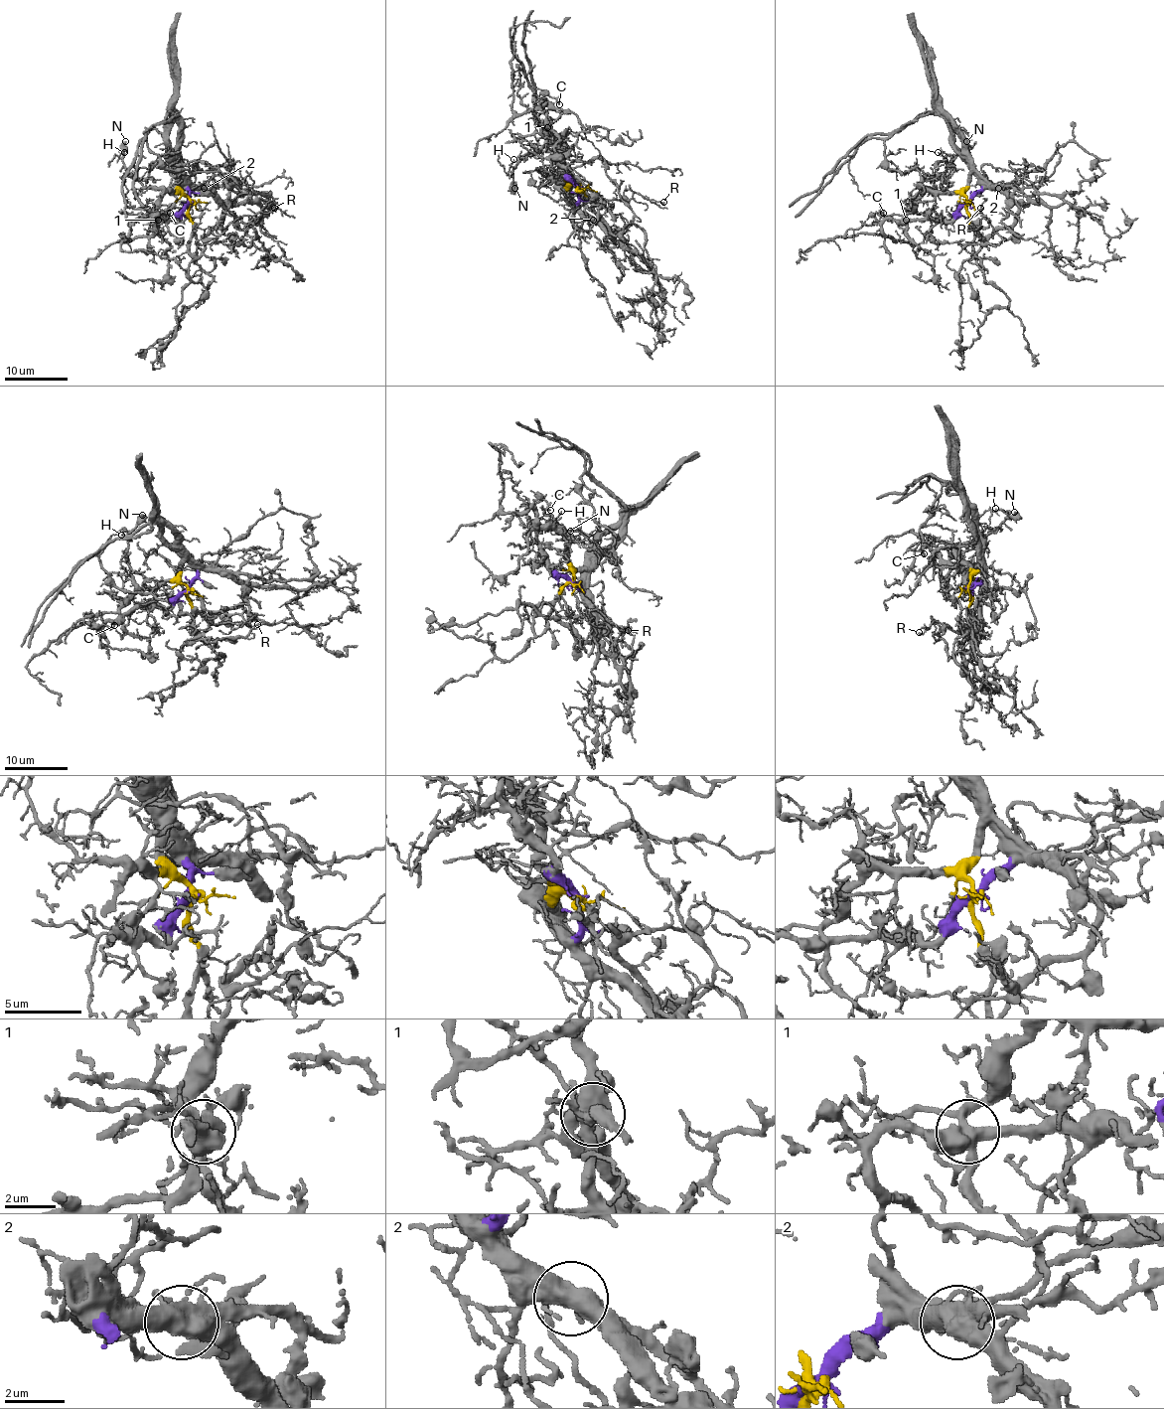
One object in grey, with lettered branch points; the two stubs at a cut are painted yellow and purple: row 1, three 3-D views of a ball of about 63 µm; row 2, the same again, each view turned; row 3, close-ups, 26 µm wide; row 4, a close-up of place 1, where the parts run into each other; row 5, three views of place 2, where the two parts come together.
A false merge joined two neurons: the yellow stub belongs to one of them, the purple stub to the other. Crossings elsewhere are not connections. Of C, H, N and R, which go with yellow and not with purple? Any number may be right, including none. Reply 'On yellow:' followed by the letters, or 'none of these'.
On yellow: H, N

